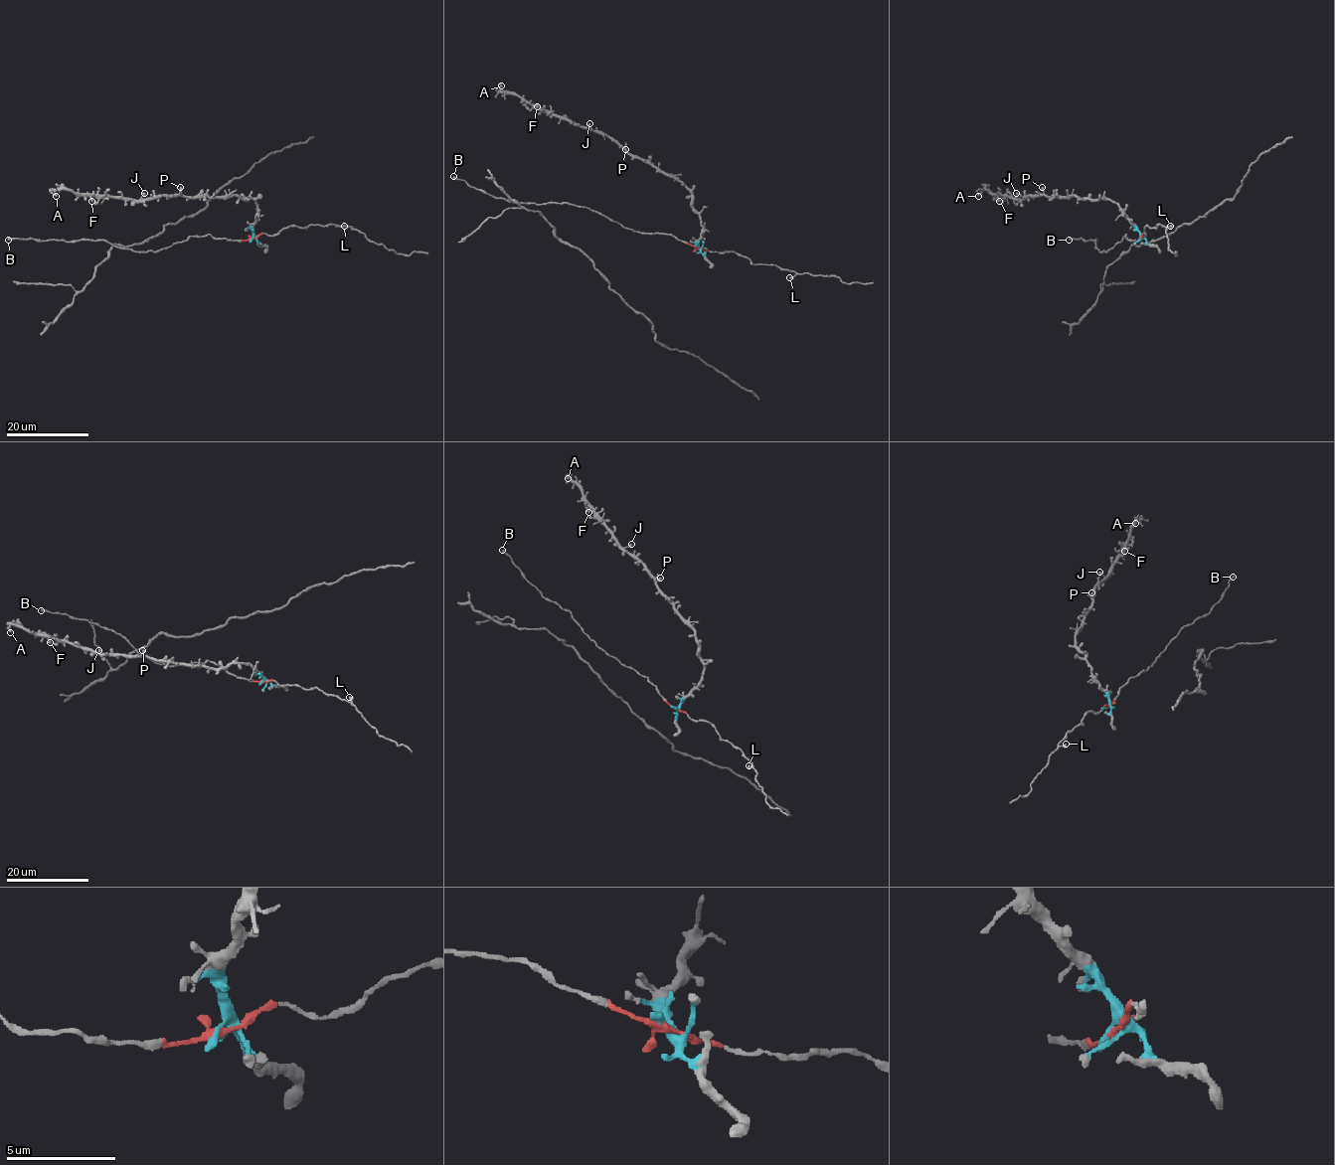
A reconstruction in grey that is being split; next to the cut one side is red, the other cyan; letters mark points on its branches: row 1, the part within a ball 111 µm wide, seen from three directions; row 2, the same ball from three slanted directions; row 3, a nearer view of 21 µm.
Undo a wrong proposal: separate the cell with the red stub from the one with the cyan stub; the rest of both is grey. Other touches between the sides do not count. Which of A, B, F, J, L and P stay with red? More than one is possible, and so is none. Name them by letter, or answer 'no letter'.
B, L

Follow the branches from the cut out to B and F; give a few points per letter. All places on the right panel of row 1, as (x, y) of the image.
B: (1140, 238), (1131, 241), (1126, 235), (1106, 250), (1099, 251), (1095, 248), (1095, 240), (1069, 240)
F: (1140, 238), (1122, 210), (1104, 200), (1029, 195), (1019, 201), (1000, 195), (1000, 202)

